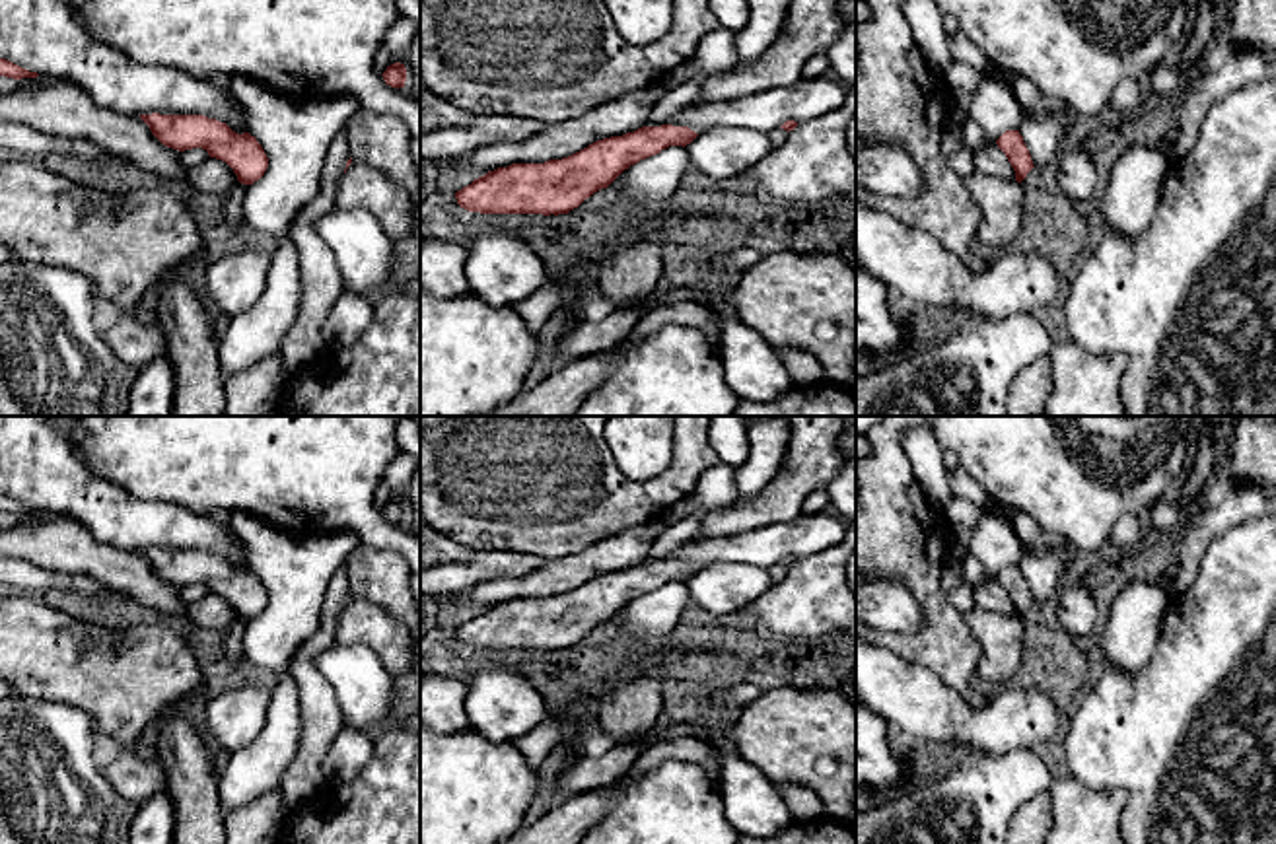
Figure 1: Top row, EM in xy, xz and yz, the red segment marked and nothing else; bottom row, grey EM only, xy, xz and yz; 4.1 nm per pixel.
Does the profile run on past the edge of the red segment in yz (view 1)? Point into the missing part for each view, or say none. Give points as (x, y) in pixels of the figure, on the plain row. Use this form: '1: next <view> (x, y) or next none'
1: next none

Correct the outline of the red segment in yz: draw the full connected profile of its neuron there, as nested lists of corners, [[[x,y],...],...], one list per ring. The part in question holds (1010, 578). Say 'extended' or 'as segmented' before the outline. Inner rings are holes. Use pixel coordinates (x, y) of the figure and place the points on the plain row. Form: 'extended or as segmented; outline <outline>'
as segmented; outline [[[1006,566],[998,576],[998,583],[1006,589],[1008,597],[1015,607],[1015,616],[1021,618],[1027,609],[1035,603],[1031,589],[1023,578],[1019,566]]]

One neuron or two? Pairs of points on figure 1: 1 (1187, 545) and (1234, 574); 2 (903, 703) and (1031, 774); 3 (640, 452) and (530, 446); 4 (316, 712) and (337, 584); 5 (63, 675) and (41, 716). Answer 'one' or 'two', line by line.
1: two
2: two
3: two
4: one
5: two

